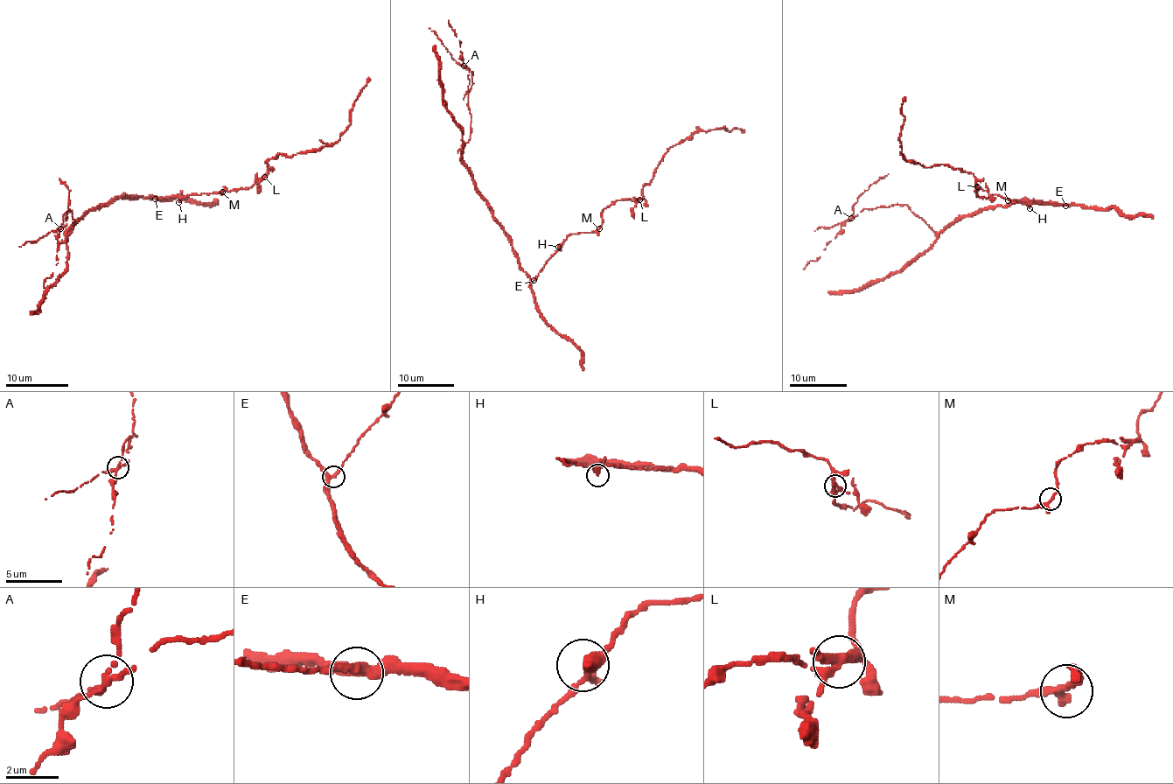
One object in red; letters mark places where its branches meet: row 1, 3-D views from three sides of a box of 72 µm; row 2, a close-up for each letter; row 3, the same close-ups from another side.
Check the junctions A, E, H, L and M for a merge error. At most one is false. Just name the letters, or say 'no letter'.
A

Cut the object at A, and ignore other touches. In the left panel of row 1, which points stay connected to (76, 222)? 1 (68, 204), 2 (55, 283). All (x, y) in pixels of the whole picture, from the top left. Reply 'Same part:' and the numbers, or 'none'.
Same part: 2

